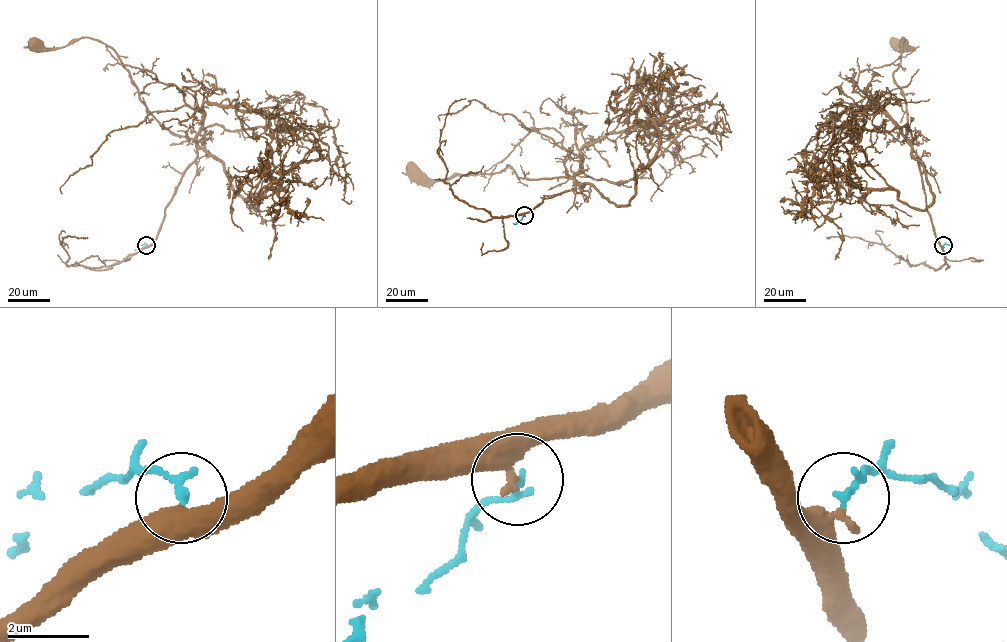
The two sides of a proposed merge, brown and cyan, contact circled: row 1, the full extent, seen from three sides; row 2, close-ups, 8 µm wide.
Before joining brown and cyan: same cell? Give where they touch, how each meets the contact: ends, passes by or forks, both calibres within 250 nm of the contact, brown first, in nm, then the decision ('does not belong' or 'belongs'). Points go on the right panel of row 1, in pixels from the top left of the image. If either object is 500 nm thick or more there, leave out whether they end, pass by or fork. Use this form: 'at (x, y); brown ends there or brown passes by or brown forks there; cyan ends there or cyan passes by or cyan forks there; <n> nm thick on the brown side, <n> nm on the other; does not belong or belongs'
at (943, 245); brown ends there; cyan ends there; 380 nm thick on the brown side, 180 nm on the other; belongs

